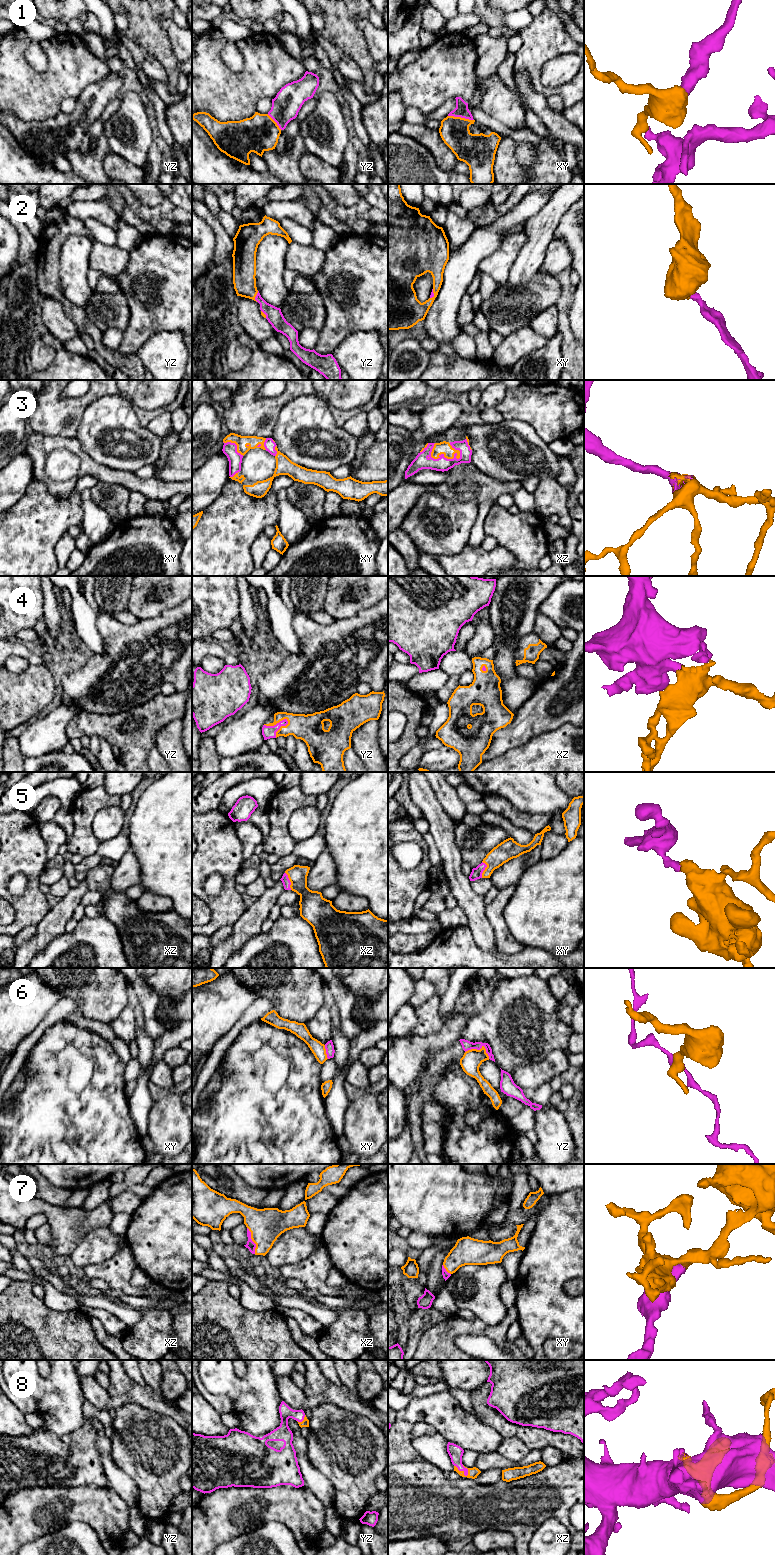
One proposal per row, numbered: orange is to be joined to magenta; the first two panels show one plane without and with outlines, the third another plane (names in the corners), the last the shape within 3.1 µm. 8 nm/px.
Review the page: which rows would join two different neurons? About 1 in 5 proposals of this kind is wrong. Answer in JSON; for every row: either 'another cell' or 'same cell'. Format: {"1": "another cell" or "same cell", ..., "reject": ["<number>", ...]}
{"1": "same cell", "2": "same cell", "3": "same cell", "4": "same cell", "5": "same cell", "6": "another cell", "7": "same cell", "8": "same cell", "reject": ["6"]}

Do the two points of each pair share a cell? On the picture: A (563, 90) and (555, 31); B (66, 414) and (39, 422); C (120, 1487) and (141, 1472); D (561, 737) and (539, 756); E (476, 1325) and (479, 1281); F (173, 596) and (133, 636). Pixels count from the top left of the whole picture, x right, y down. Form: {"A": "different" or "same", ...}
{"A": "same", "B": "same", "C": "different", "D": "same", "E": "different", "F": "different"}

